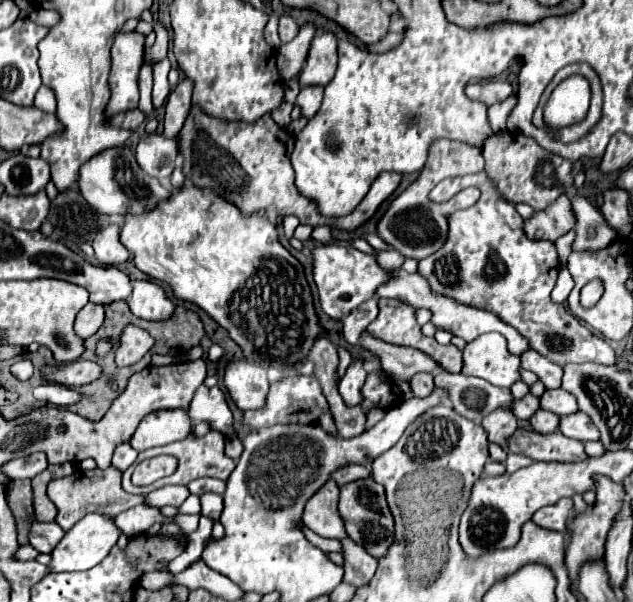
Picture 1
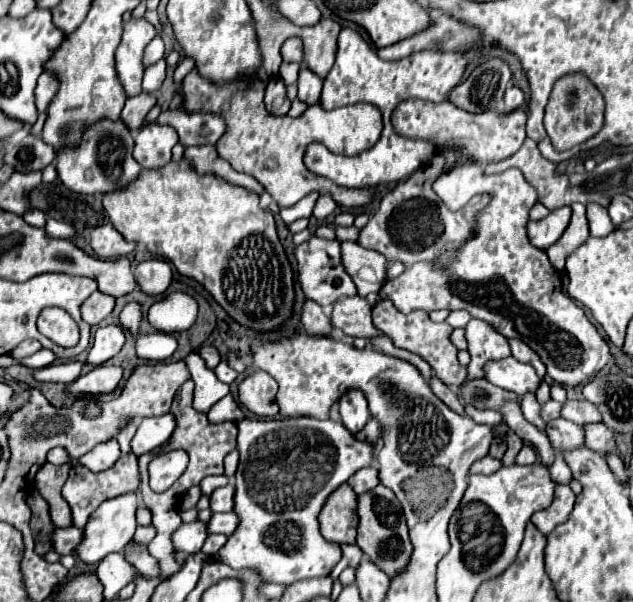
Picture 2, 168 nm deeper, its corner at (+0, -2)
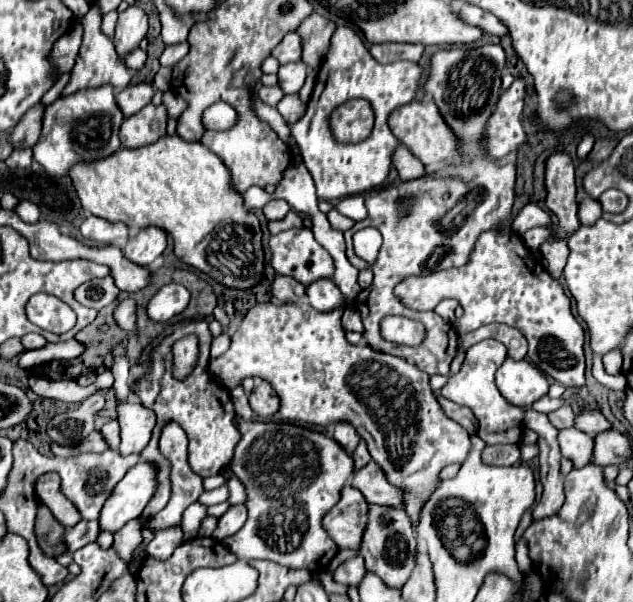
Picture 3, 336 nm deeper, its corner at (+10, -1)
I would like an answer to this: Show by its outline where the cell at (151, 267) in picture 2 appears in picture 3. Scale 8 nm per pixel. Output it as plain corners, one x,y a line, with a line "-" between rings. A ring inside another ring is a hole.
144,229
134,235
134,239
128,239
124,247
124,255
128,261
140,265
140,267
150,267
156,257
162,255
166,247
166,233
160,229

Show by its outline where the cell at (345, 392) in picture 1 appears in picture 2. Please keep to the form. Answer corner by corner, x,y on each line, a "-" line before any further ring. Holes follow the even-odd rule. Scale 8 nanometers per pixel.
350,390
340,398
340,416
342,416
342,424
352,434
358,434
358,430
366,426
366,422
370,420
370,412
366,398
360,390

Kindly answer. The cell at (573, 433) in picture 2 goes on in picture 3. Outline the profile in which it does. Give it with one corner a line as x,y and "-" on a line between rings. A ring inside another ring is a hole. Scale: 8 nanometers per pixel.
576,427
560,429
558,445
560,445
562,457
570,459
574,463
574,467
586,465
592,457
592,437
588,437
588,433
584,433

